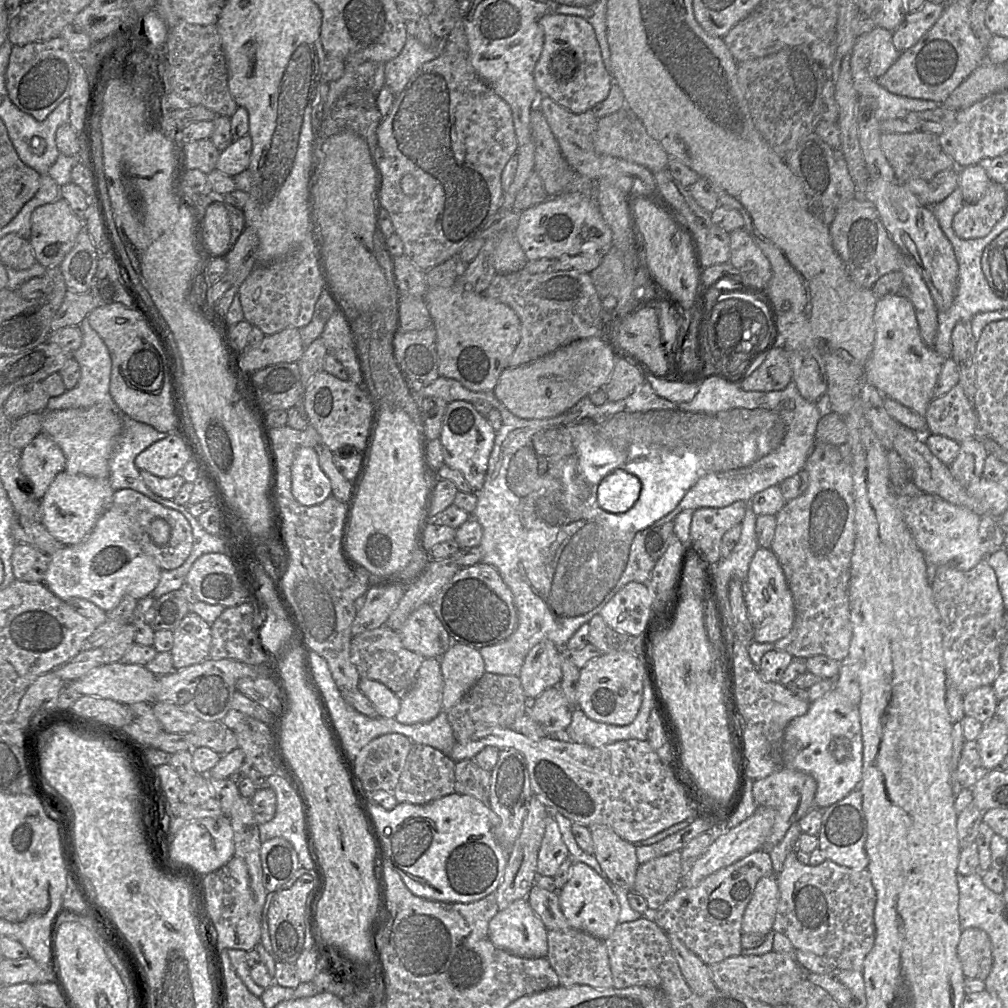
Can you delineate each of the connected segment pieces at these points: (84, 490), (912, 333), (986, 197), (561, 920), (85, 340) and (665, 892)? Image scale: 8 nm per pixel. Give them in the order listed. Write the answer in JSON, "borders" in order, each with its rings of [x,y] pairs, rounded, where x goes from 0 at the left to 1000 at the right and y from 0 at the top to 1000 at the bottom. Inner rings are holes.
{"borders":[[[[63,467],[56,471],[40,496],[41,518],[47,527],[63,541],[83,537],[100,511],[111,502],[113,485],[107,474],[94,474]]],[[[891,292],[872,297],[866,318],[868,338],[857,366],[858,379],[868,384],[876,393],[887,396],[918,415],[938,356],[927,344],[916,339],[907,304],[900,295]]],[[[983,179],[971,199],[957,201],[946,214],[945,228],[952,237],[975,236],[995,215],[998,205],[997,186]]],[[[530,877],[522,891],[544,924],[567,922],[556,901],[554,886]]],[[[84,315],[77,323],[81,328],[81,341],[71,350],[71,354],[79,363],[80,373],[76,382],[65,387],[62,392],[50,394],[47,401],[48,407],[63,407],[71,405],[86,405],[94,401],[106,401],[112,407],[117,407],[109,389],[110,354],[106,343]]],[[[675,844],[666,845],[635,857],[631,864],[629,885],[636,887],[644,904],[652,904],[674,881]]]]}

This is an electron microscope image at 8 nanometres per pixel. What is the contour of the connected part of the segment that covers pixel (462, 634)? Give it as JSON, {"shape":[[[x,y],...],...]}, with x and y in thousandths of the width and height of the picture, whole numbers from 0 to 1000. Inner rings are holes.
{"shape":[[[480,558],[458,563],[427,599],[449,638],[457,638],[473,645],[502,635],[514,620],[507,584],[495,566]]]}

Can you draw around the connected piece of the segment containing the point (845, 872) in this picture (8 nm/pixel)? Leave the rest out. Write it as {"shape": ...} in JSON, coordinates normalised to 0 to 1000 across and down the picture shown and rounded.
{"shape":[[[785,844],[778,854],[775,865],[770,867],[770,871],[773,882],[773,892],[767,917],[767,924],[779,928],[784,933],[789,942],[806,944],[816,951],[819,955],[826,958],[827,961],[855,963],[857,952],[864,943],[868,934],[867,902],[869,898],[869,886],[861,864],[859,862],[844,862],[839,859],[831,858],[823,853],[817,853],[812,859],[798,858],[791,853],[789,844]]]}

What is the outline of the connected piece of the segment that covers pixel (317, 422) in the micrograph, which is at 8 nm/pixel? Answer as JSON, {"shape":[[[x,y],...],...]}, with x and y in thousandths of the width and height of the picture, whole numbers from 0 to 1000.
{"shape":[[[320,368],[313,371],[303,384],[301,402],[307,422],[314,428],[319,438],[330,449],[346,449],[346,443],[358,445],[364,431],[368,402],[355,382],[339,378]]]}

